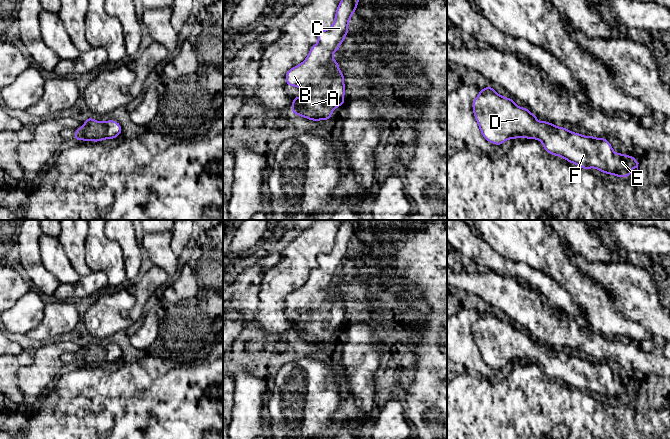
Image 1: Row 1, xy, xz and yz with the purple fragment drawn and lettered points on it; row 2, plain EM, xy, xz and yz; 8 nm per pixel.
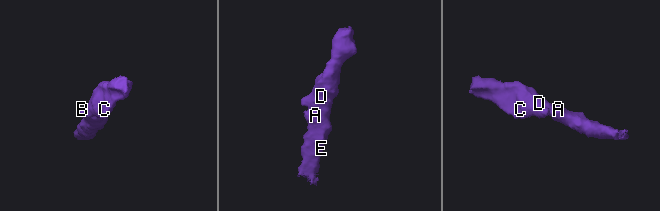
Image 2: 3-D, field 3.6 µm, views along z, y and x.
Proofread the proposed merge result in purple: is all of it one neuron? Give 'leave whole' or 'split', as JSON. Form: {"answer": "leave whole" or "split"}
{"answer": "leave whole"}

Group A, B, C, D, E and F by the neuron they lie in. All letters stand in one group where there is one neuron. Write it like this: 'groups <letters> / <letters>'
groups A B C D E F

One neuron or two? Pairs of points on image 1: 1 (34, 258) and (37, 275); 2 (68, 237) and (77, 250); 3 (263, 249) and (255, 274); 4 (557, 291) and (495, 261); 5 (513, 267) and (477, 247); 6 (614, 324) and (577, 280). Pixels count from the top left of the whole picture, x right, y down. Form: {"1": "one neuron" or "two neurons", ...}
{"1": "one neuron", "2": "one neuron", "3": "two neurons", "4": "one neuron", "5": "one neuron", "6": "one neuron"}

